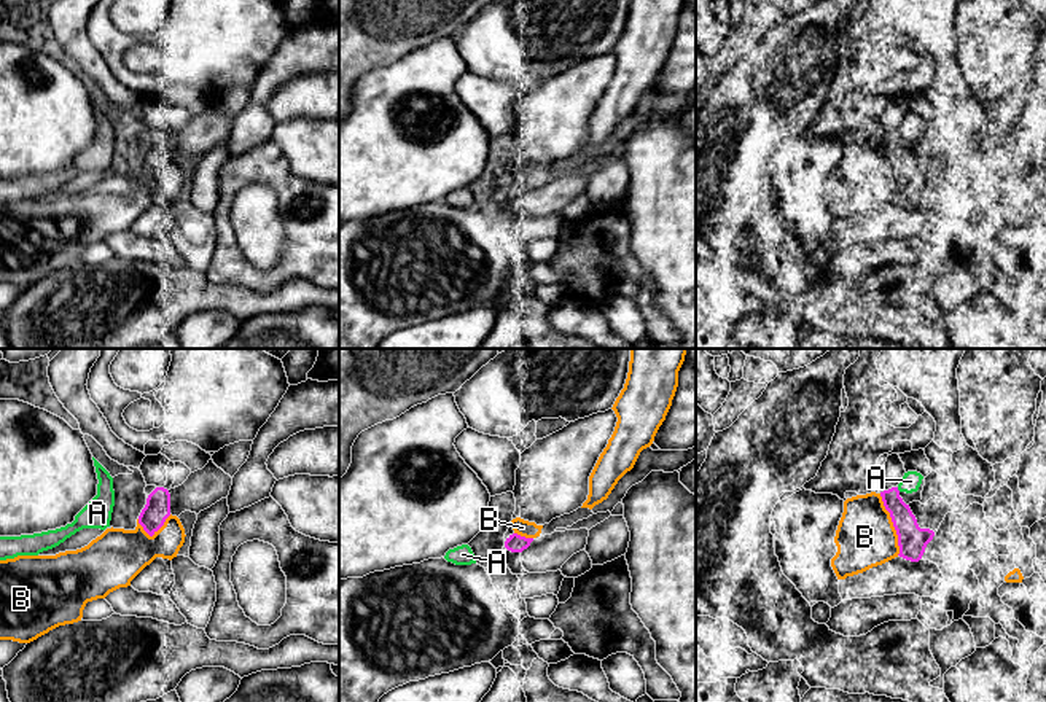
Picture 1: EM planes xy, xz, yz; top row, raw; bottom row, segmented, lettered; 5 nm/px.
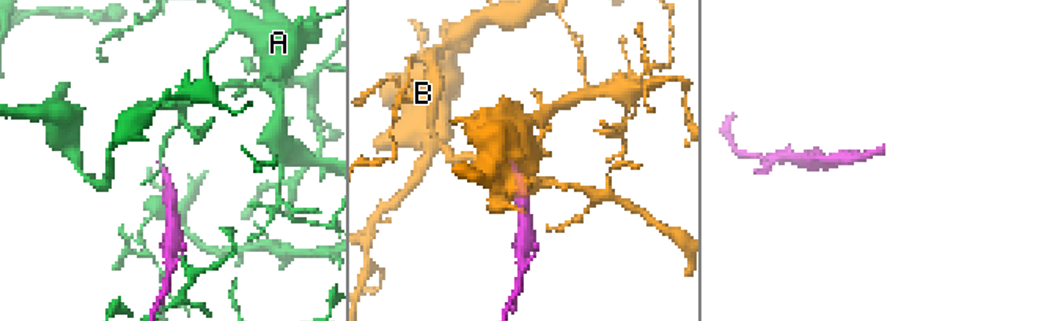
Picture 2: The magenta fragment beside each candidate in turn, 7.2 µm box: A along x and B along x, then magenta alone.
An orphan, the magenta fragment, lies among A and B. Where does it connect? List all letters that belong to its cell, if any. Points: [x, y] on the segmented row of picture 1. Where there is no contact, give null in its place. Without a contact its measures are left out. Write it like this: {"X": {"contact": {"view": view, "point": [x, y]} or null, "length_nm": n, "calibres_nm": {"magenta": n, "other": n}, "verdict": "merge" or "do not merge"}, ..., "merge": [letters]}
{"A": {"contact": {"view": "yz", "point": [897, 489]}, "length_nm": 30, "calibres_nm": {"magenta": 130, "other": 100}, "verdict": "do not merge"}, "B": {"contact": {"view": "yz", "point": [893, 524]}, "length_nm": 320, "calibres_nm": {"magenta": 150, "other": 300}, "verdict": "do not merge"}, "merge": []}

